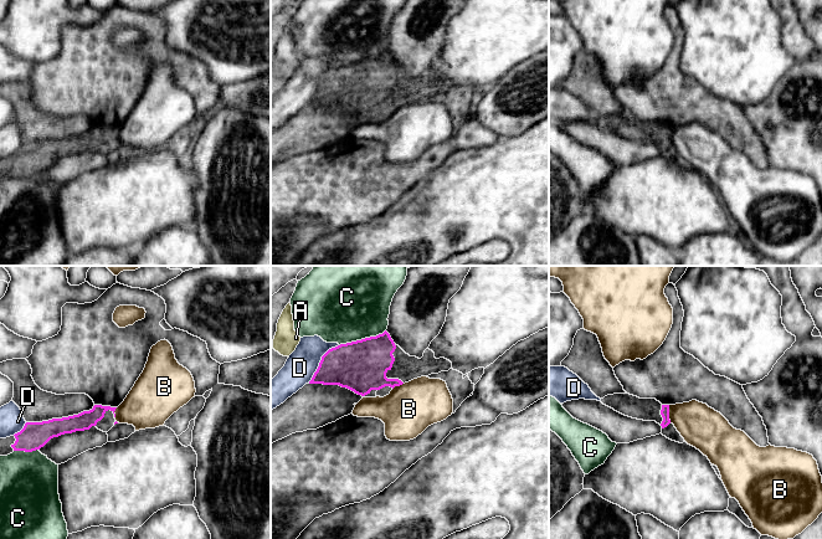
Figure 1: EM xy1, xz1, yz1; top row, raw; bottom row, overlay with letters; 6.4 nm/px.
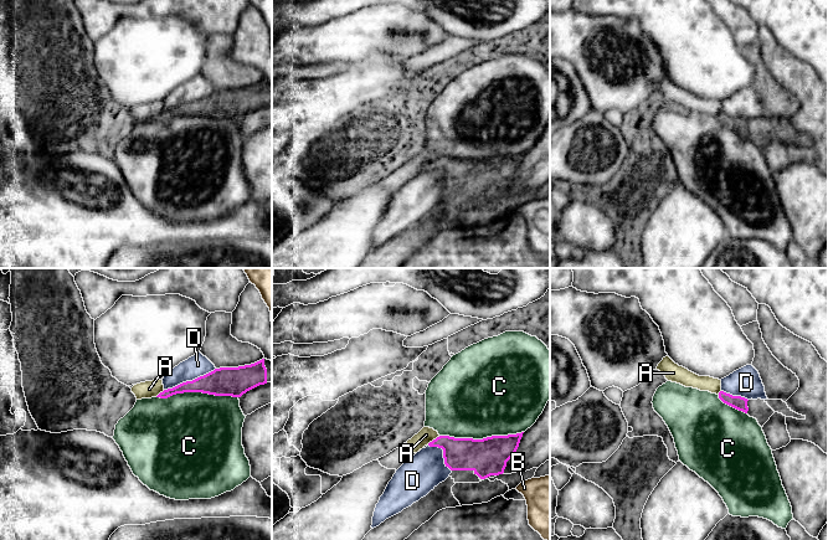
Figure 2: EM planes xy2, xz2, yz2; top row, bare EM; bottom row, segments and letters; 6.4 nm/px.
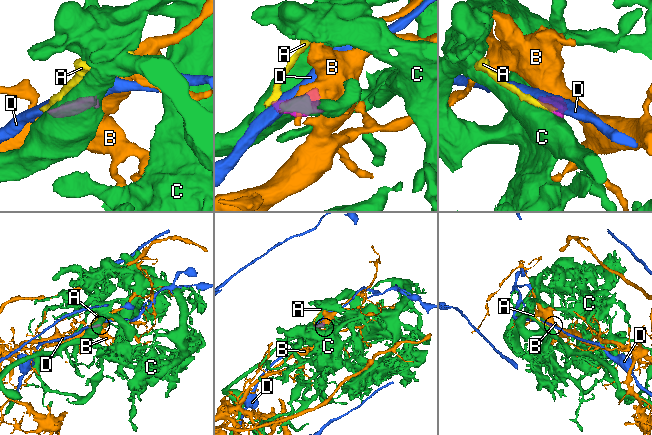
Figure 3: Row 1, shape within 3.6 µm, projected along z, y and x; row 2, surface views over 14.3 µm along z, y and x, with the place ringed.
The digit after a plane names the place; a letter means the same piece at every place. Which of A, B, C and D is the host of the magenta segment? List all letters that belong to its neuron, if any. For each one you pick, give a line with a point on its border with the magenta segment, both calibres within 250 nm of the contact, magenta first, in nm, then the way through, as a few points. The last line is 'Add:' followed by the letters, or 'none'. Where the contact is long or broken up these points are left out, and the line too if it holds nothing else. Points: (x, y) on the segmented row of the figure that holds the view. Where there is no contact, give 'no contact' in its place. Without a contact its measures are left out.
Add: none

